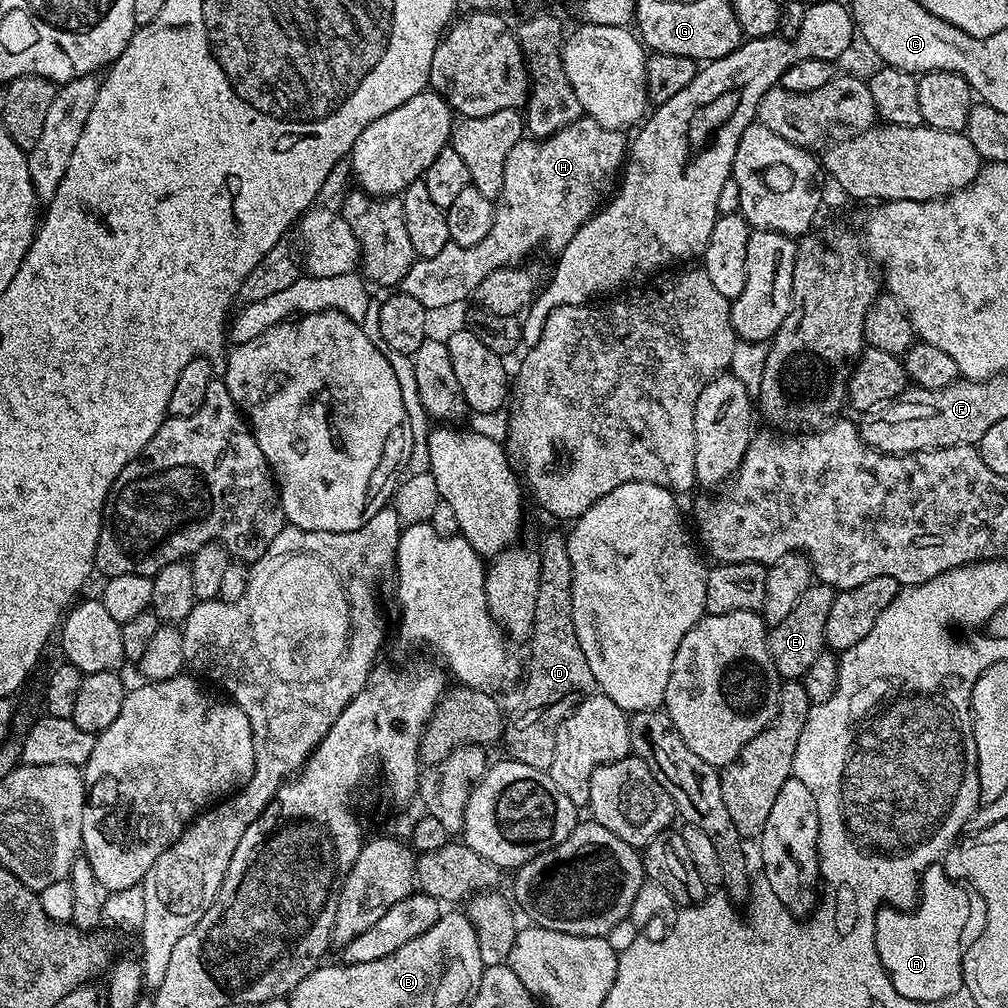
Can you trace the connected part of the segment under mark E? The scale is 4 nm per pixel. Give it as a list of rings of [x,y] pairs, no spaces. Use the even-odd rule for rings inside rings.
[[[813,582],[798,598],[798,606],[782,618],[782,622],[771,625],[768,628],[768,649],[770,658],[778,673],[784,680],[800,680],[816,664],[816,659],[820,656],[820,651],[825,651],[824,631],[826,630],[826,618],[830,614],[830,606],[834,606],[834,598],[837,589],[829,584]]]

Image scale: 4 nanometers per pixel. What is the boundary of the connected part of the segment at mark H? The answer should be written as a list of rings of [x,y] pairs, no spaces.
[[[587,118],[574,121],[570,126],[558,130],[545,140],[521,138],[506,154],[506,170],[502,174],[502,190],[500,197],[496,199],[494,210],[494,222],[490,226],[490,234],[478,242],[478,246],[458,246],[449,243],[442,246],[434,258],[413,259],[410,270],[402,278],[398,285],[399,291],[410,294],[417,302],[429,310],[435,308],[448,308],[459,300],[464,300],[475,293],[476,287],[486,278],[486,274],[494,274],[494,270],[502,270],[519,265],[535,248],[545,244],[558,254],[574,238],[579,230],[590,217],[600,211],[602,205],[615,193],[618,181],[622,175],[622,169],[626,163],[626,157],[630,152],[630,144],[625,133],[615,128],[598,126],[598,122]]]

